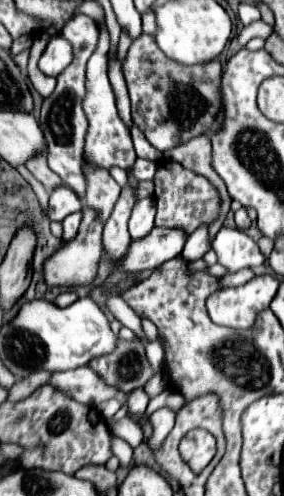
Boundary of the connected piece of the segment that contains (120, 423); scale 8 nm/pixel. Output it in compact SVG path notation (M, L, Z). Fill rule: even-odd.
M125 416L125 418L117 420L117 422L111 422L109 428L111 428L111 434L113 434L113 436L125 440L131 448L137 448L137 446L139 446L143 432L141 432L141 428L137 426L135 420L129 420L129 418Z

